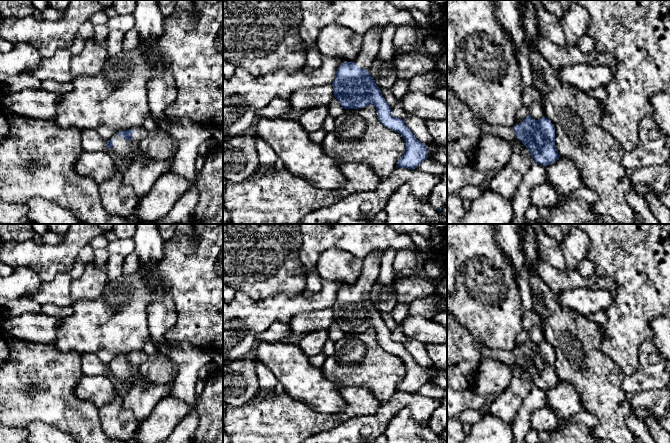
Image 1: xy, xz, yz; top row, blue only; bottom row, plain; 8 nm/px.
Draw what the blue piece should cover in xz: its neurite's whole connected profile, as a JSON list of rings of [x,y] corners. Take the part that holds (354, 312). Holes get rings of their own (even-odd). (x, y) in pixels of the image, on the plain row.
[[[375,249],[363,258],[363,269],[355,285],[342,286],[338,291],[332,307],[334,320],[344,333],[374,329],[380,346],[404,363],[406,374],[397,386],[398,391],[414,394],[428,382],[428,374],[403,343],[391,339],[391,331],[370,298],[379,276],[379,251]]]

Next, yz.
[[[528,339],[521,347],[511,351],[494,350],[480,343],[481,358],[523,367],[522,377],[531,380],[538,388],[547,390],[560,380],[555,369],[555,352],[545,341],[540,344]]]

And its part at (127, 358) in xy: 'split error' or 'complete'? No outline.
split error

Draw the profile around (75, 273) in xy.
[[[86,244],[80,249],[78,256],[75,260],[75,263],[68,273],[72,281],[77,280],[82,276],[84,272],[84,266],[87,263],[91,262],[93,260],[93,257],[94,249],[91,247],[90,244]]]

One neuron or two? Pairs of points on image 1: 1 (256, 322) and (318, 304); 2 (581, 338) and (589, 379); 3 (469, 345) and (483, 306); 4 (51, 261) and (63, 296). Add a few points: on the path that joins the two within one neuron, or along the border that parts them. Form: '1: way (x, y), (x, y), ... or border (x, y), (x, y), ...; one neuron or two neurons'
1: way (271, 309), (303, 304); one neuron
2: way (581, 348), (581, 362), (588, 369); one neuron
3: border (457, 320), (479, 343); two neurons
4: border (67, 272), (61, 272), (51, 280), (44, 282); two neurons

